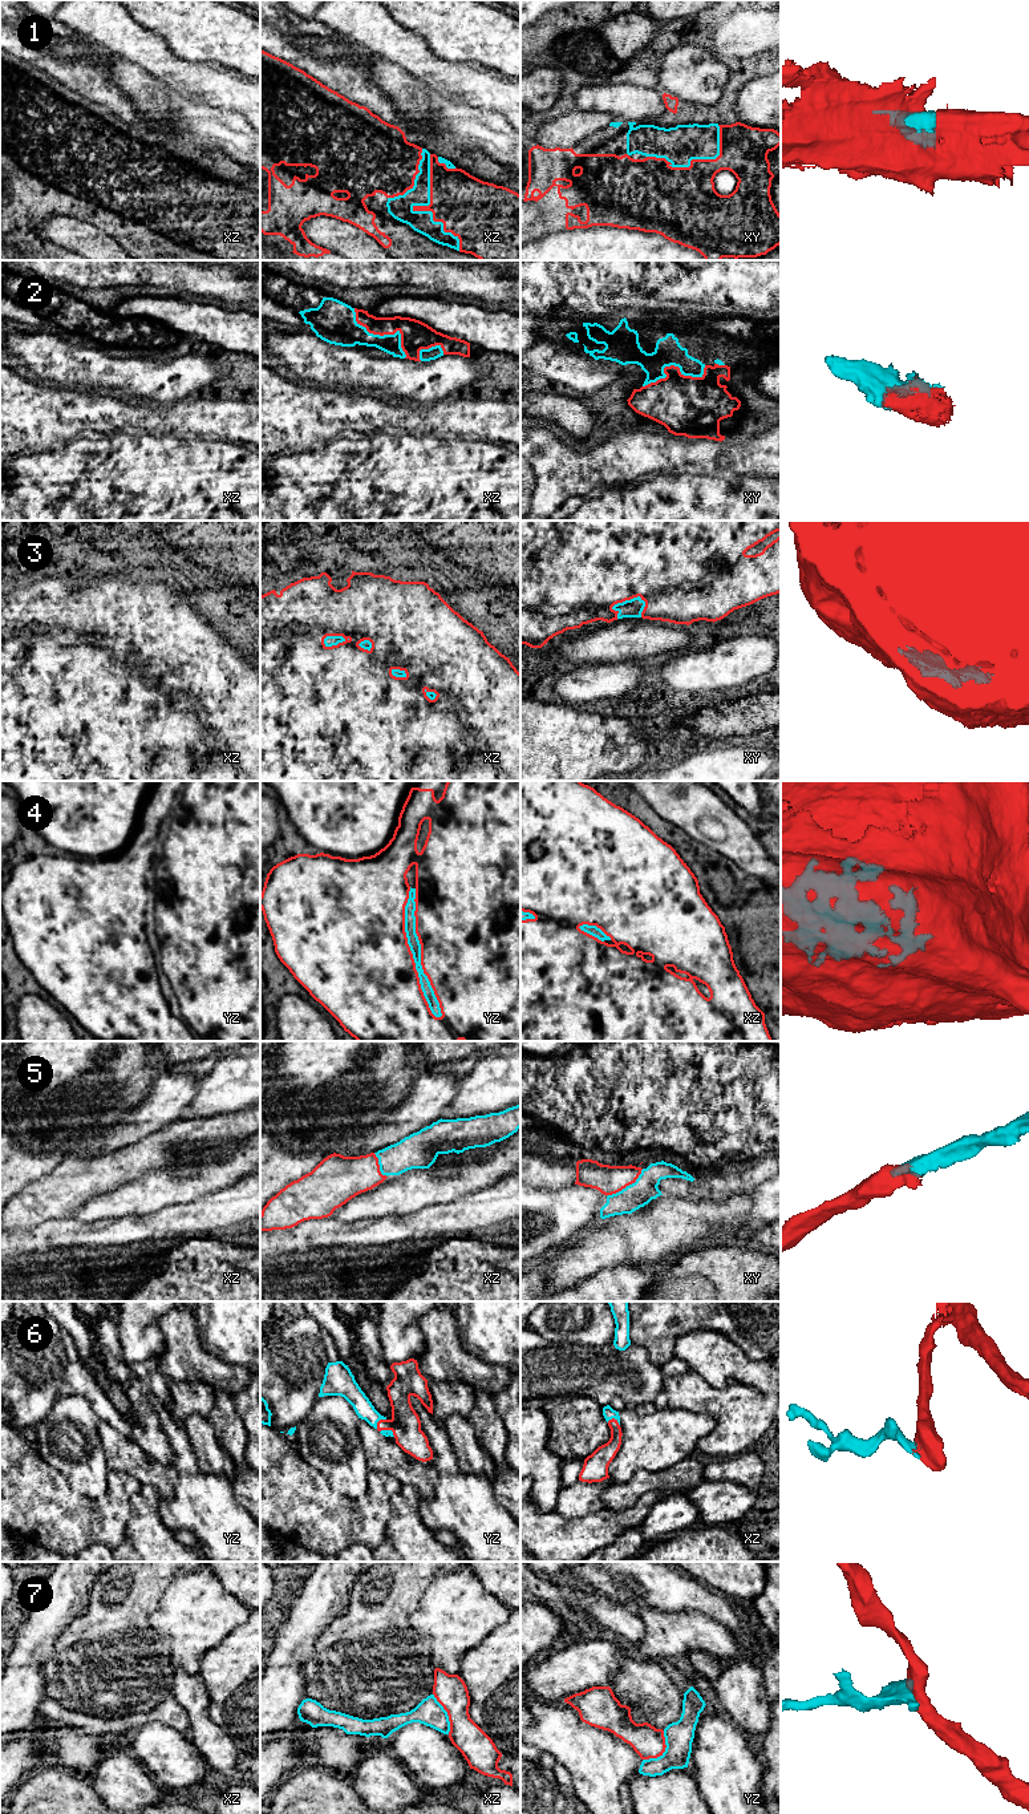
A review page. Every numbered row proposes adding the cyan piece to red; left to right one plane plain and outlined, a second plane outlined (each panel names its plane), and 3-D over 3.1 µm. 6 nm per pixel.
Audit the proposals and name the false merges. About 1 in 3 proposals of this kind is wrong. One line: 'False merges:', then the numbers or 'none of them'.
False merges: 7

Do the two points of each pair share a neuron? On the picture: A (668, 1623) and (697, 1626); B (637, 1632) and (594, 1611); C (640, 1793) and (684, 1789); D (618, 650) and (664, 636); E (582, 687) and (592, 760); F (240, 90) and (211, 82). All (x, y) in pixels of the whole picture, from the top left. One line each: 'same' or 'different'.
A: same
B: same
C: same
D: same
E: different
F: same

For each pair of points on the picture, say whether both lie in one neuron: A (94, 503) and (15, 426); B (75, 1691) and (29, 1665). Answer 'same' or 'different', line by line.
A: same
B: different

